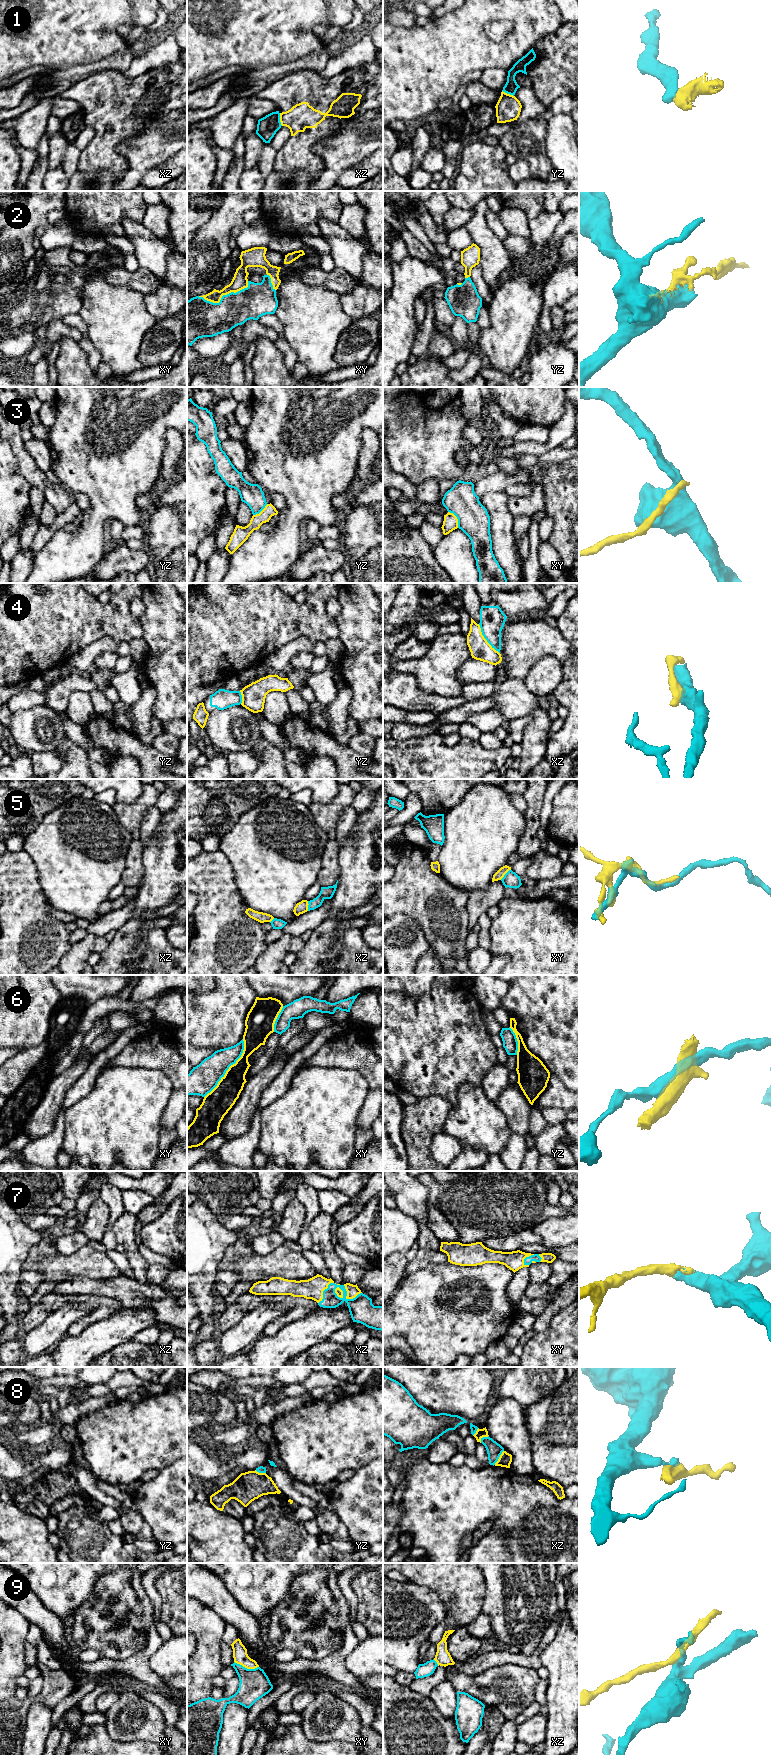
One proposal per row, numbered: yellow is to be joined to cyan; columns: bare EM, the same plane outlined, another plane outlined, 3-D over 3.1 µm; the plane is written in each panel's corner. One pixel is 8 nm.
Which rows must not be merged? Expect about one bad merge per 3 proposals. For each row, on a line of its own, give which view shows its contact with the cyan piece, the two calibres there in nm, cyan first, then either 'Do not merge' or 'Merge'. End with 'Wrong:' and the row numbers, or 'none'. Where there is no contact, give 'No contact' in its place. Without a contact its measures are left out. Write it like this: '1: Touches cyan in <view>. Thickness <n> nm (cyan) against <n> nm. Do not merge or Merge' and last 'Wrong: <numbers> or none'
1: Touches cyan in xz. Thickness 160 nm (cyan) against 200 nm. Do not merge
2: Touches cyan in xy. Thickness 300 nm (cyan) against 120 nm. Merge
3: Touches cyan in xy. Thickness 260 nm (cyan) against 120 nm. Do not merge
4: Touches cyan in xz. Thickness 200 nm (cyan) against 170 nm. Do not merge
5: Touches cyan in xy. Thickness 120 nm (cyan) against 70 nm. Merge
6: Touches cyan in xy. Thickness 240 nm (cyan) against 200 nm. Do not merge
7: Touches cyan in xz. Thickness 130 nm (cyan) against 170 nm. Merge
8: Touches cyan in xz. Thickness 120 nm (cyan) against 110 nm. Do not merge
9: Touches cyan in xy. Thickness 240 nm (cyan) against 120 nm. Do not merge
Wrong: 1, 3, 4, 6, 8, 9

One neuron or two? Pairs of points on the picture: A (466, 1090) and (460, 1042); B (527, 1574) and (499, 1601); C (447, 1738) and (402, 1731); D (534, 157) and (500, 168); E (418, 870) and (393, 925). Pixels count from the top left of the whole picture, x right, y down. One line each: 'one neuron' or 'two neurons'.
A: two neurons
B: one neuron
C: one neuron
D: two neurons
E: two neurons

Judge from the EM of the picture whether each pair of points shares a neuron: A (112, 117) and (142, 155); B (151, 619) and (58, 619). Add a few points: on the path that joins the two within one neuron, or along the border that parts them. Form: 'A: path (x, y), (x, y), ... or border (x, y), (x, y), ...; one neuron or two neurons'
A: border (120, 141), (116, 146), (116, 150), (121, 155); two neurons
B: border (138, 619), (143, 636); two neurons

